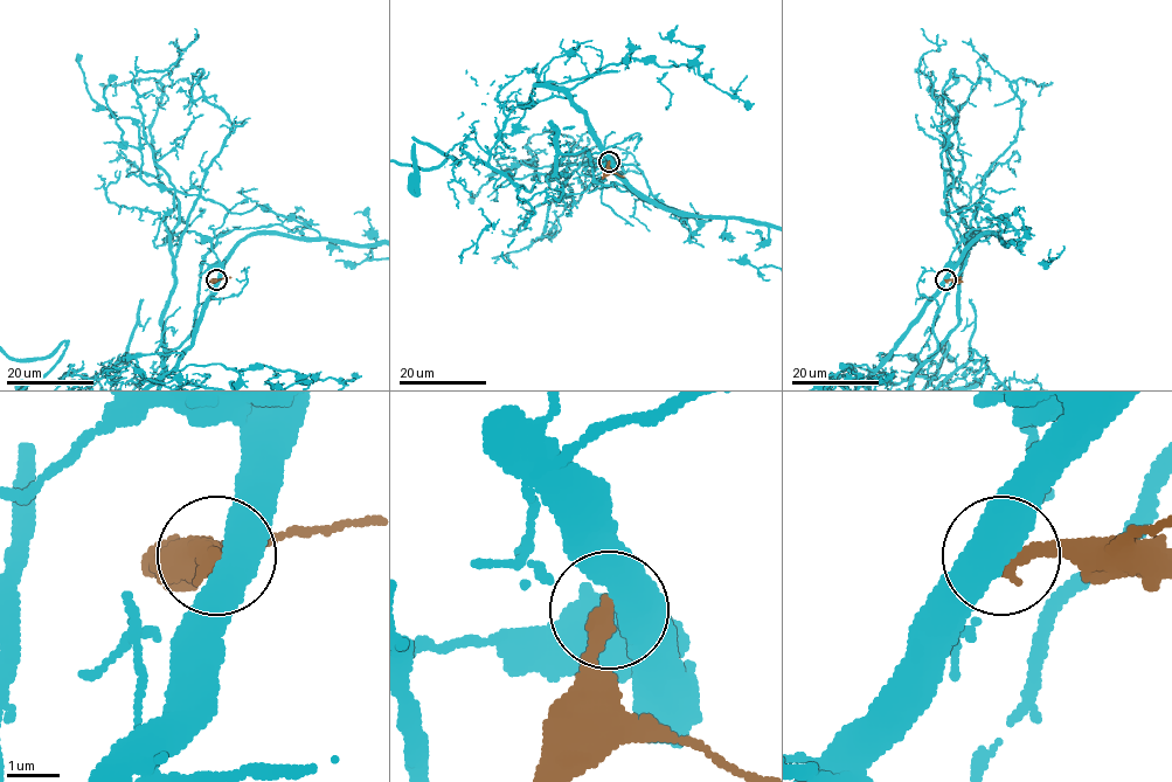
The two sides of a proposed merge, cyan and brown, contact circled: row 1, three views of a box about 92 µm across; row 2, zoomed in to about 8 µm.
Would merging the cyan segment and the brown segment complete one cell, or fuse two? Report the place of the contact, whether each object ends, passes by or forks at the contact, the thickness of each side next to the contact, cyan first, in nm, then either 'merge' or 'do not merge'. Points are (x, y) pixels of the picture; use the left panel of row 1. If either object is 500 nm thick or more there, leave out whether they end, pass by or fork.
place (216, 279); calibres 550 and 320 nm; do not merge

